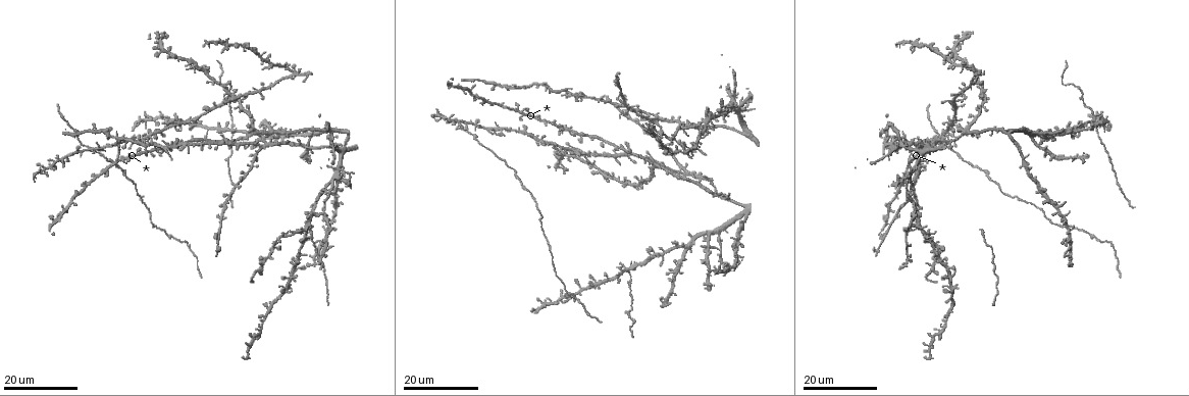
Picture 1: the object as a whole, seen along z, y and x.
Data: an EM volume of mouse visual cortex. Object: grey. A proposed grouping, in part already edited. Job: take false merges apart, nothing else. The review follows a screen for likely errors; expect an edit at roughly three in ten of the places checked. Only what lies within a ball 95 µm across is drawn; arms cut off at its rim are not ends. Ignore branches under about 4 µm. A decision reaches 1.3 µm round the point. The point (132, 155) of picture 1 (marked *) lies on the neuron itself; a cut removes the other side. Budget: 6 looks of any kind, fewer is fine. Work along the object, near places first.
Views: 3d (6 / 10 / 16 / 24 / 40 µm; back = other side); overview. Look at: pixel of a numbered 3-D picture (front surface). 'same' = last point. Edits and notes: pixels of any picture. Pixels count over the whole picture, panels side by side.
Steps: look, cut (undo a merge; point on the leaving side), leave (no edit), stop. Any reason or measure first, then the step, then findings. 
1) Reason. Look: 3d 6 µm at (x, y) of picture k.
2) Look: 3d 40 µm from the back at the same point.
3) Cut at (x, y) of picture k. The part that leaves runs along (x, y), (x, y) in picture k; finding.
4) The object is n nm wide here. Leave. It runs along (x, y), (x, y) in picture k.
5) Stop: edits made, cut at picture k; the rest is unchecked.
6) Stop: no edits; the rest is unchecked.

Look: 3d 16 µm at (116, 159) of picture 1.

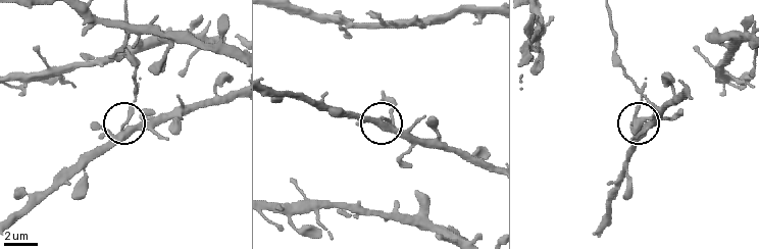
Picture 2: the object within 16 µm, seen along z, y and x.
Look: 3d 6 µm at (126, 122) of picture 2.

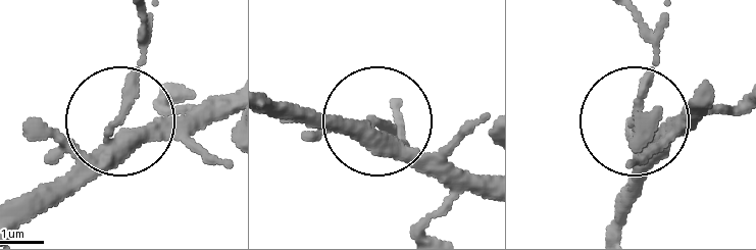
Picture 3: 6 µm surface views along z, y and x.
The side arm is 32 µm long. Cut at (138, 73) of picture 3. The part that leaves runs along (103, 134), (124, 93), (136, 16) in picture 3; two neurons meet here.

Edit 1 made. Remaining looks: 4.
Branch point. Look: 3d 16 µm at (90, 150) of picture 1.

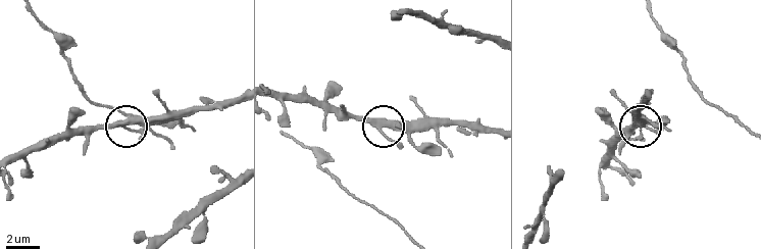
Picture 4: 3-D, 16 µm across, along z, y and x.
Look: 3d 10 µm at (126, 129) of picture 4.

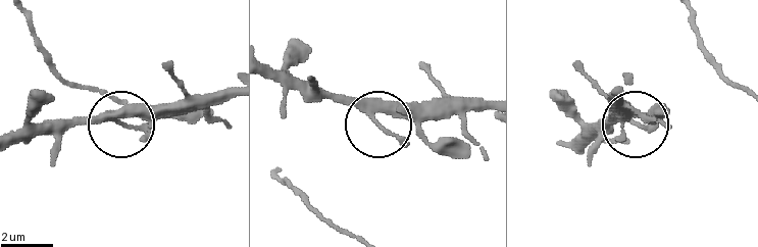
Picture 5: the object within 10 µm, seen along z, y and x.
The object is 220 nm wide here. Leave. It runs along (487, 106), (388, 112), (372, 121), (324, 89) in picture 5; continuous, no second neuron.

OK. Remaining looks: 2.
Sudden change in width. Look: 3d 24 µm at (999, 280) of picture 1.

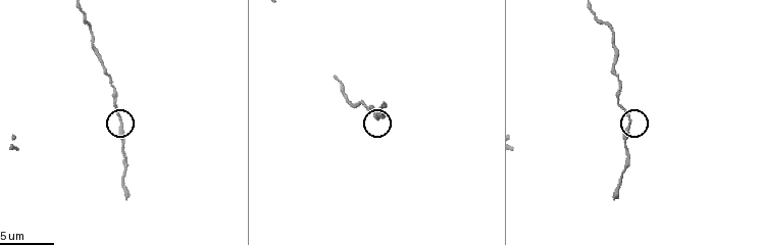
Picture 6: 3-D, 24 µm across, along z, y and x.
Zoom in. Look: 3d 10 µm at (375, 119) of picture 6.

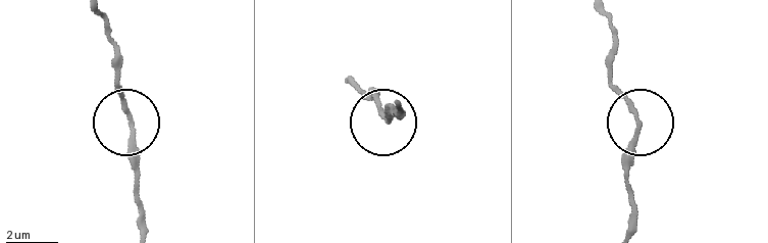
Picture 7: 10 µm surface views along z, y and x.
The object is 180 nm wide here. Leave. One neuron here.

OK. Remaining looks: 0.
Stop: edits made, cut at picture 3; the rest is unchecked.

